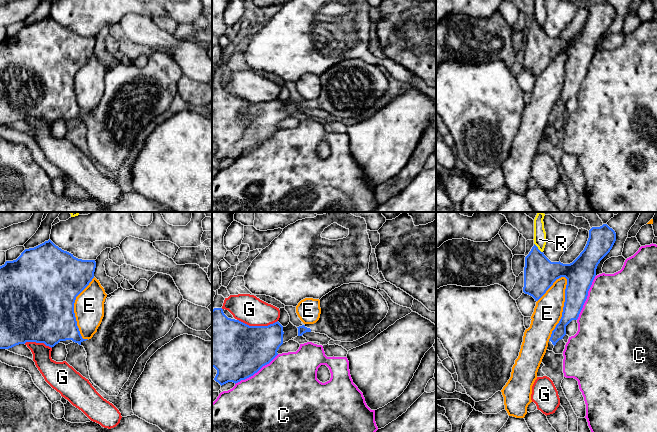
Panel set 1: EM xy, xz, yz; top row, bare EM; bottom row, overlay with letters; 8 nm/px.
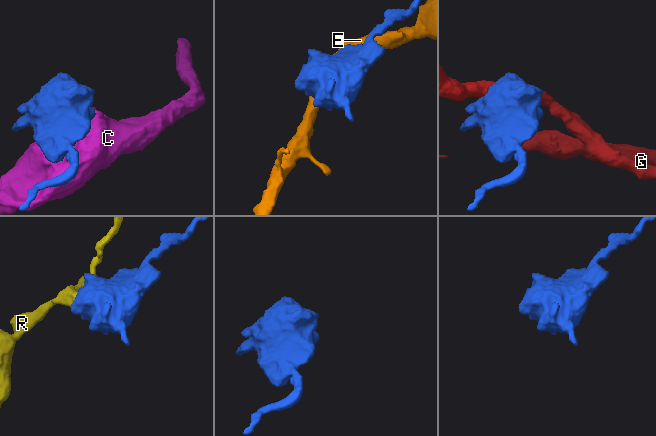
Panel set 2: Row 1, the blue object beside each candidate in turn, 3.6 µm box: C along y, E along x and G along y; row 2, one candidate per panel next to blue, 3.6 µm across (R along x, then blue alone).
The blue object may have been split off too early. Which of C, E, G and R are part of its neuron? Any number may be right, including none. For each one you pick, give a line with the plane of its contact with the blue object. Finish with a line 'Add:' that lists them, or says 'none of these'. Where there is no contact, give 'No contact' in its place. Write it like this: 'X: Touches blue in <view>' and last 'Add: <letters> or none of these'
Add: none of these

